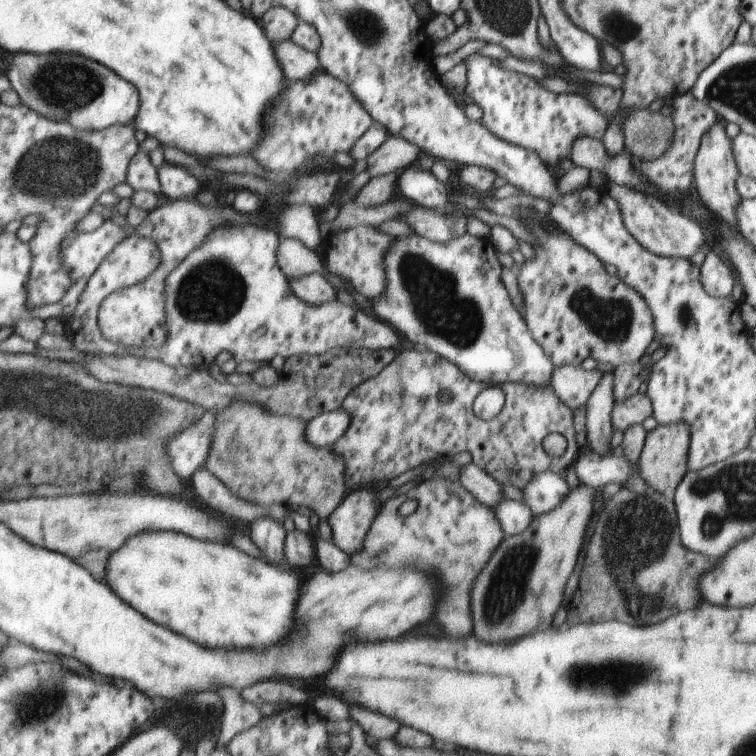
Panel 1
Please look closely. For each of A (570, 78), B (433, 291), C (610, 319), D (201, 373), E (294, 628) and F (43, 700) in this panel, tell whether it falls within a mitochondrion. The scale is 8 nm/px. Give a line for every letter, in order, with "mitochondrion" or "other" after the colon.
A: other
B: mitochondrion
C: mitochondrion
D: other
E: other
F: mitochondrion

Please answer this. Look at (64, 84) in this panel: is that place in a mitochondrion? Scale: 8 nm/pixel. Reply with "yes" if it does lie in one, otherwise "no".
yes

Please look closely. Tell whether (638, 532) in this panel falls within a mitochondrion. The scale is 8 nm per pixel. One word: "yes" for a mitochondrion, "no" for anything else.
yes

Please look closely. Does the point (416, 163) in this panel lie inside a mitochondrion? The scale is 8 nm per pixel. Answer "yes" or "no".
no

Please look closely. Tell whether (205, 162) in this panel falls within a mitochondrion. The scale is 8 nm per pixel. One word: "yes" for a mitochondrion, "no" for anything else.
no

